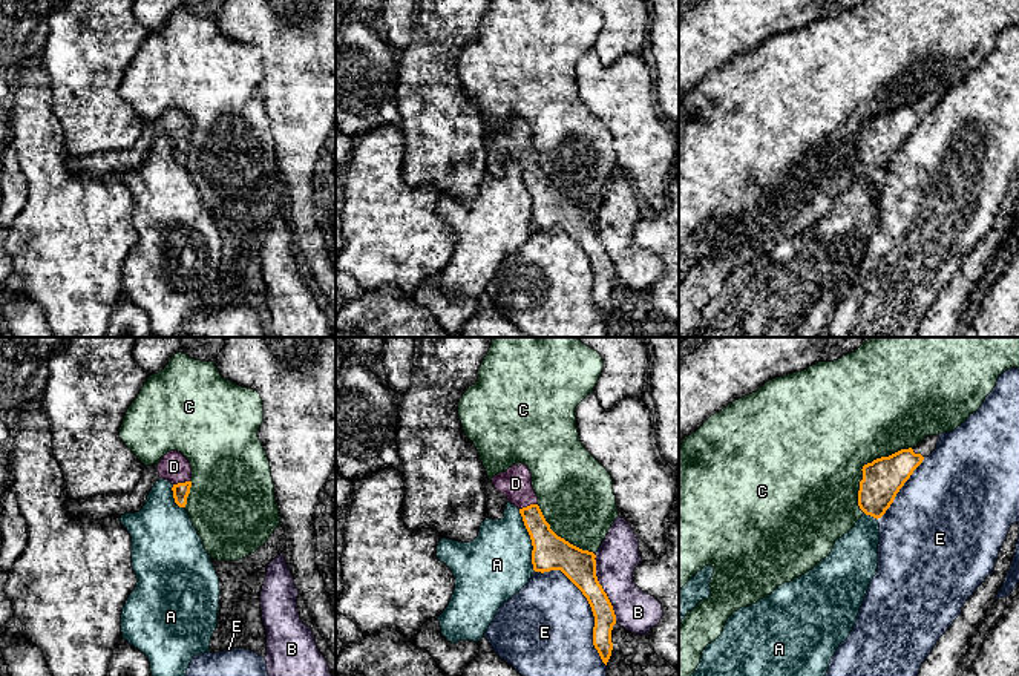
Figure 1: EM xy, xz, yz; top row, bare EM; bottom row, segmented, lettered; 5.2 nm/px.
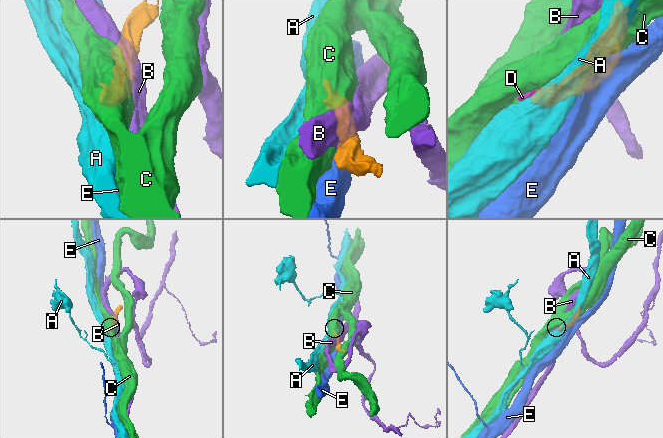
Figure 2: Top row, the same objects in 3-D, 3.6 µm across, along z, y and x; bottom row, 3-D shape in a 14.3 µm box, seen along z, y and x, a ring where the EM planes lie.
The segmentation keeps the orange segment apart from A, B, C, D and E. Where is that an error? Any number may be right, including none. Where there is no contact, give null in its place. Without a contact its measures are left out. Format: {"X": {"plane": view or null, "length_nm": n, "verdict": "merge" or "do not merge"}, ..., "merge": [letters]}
{"A": {"plane": "xz", "length_nm": 340, "verdict": "do not merge"}, "B": {"plane": "xz", "length_nm": 380, "verdict": "do not merge"}, "C": {"plane": "yz", "length_nm": 440, "verdict": "do not merge"}, "D": {"plane": "xz", "length_nm": 100, "verdict": "merge"}, "E": {"plane": "xz", "length_nm": 650, "verdict": "do not merge"}, "merge": ["D"]}

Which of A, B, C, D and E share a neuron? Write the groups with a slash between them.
A / B / C / D / E

